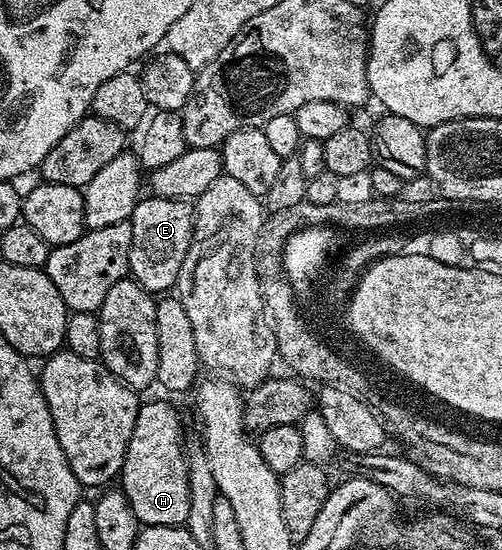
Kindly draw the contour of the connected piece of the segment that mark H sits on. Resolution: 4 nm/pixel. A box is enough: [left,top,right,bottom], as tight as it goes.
[120,399,188,527]

